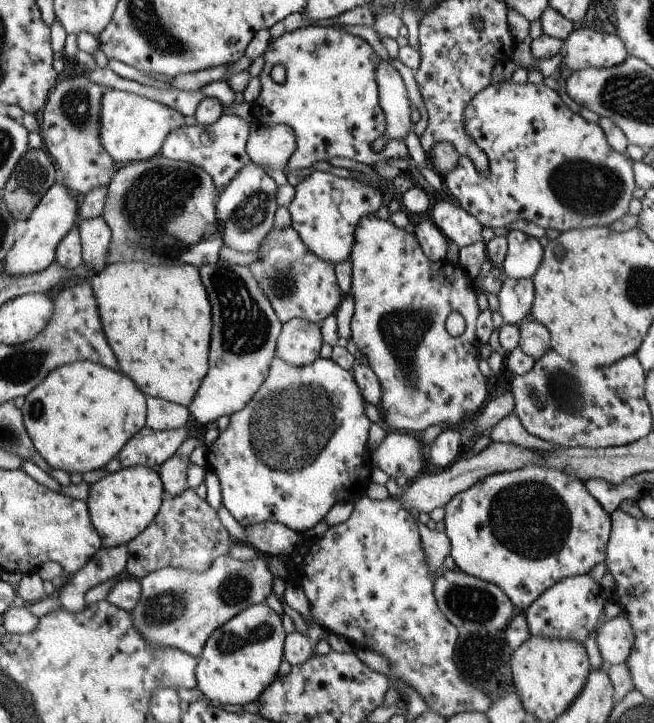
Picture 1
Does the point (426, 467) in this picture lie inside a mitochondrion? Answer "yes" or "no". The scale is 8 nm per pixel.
no

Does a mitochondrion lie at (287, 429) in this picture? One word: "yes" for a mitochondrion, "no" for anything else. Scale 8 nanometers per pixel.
yes

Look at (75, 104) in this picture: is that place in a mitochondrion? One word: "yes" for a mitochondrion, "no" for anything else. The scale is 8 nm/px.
yes

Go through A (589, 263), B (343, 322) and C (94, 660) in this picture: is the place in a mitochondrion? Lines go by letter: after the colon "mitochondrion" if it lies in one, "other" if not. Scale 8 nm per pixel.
A: other
B: other
C: other

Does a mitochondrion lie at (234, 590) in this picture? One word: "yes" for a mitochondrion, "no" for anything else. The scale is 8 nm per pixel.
yes

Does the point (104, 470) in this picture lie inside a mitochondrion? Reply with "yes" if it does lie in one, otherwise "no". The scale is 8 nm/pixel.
no

